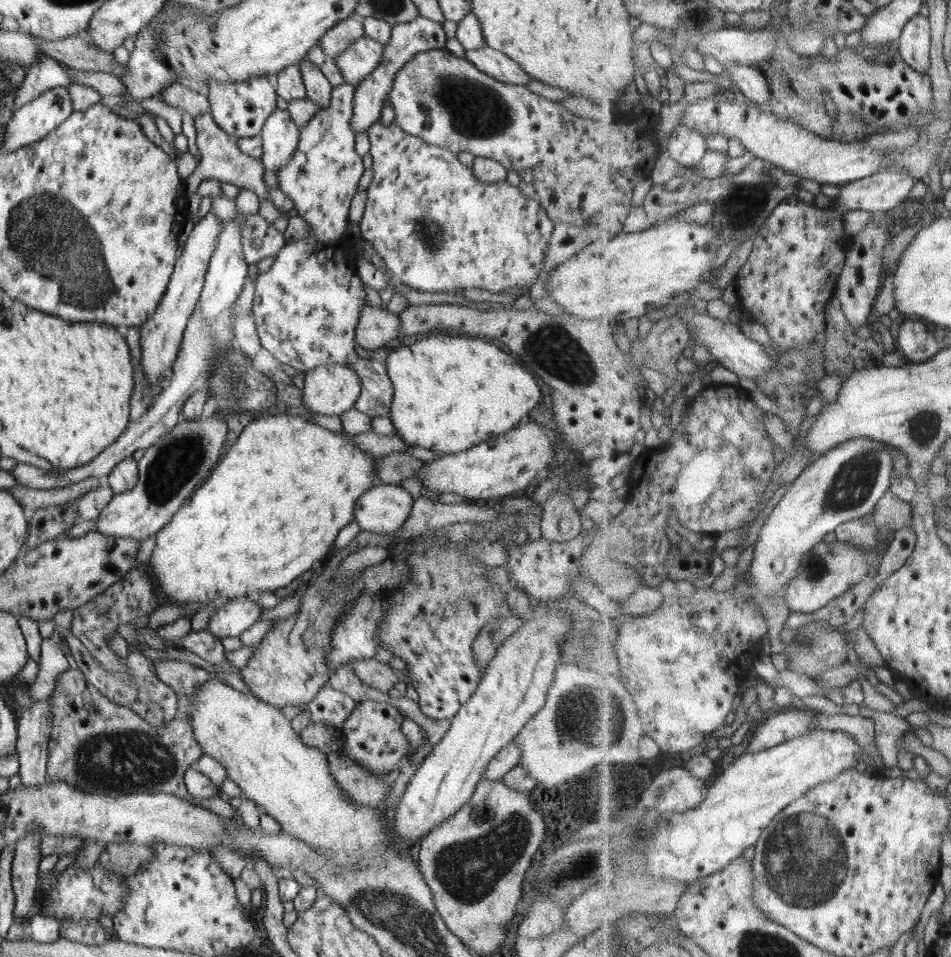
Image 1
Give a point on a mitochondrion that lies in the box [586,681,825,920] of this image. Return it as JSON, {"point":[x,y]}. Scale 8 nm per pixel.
{"point":[644,829]}

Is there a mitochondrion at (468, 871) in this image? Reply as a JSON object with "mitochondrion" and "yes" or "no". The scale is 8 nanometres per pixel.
{"mitochondrion":"yes"}

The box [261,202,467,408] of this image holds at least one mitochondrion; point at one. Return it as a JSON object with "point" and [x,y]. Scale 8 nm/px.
{"point":[430,233]}

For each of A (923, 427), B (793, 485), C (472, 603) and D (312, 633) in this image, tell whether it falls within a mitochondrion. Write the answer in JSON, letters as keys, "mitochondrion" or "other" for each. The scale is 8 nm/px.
{"A":"mitochondrion","B":"other","C":"mitochondrion","D":"mitochondrion"}

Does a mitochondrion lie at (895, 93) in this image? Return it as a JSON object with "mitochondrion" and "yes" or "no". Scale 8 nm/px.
{"mitochondrion":"no"}

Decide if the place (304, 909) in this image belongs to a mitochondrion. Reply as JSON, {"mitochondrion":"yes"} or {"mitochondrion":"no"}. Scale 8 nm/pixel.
{"mitochondrion":"no"}

